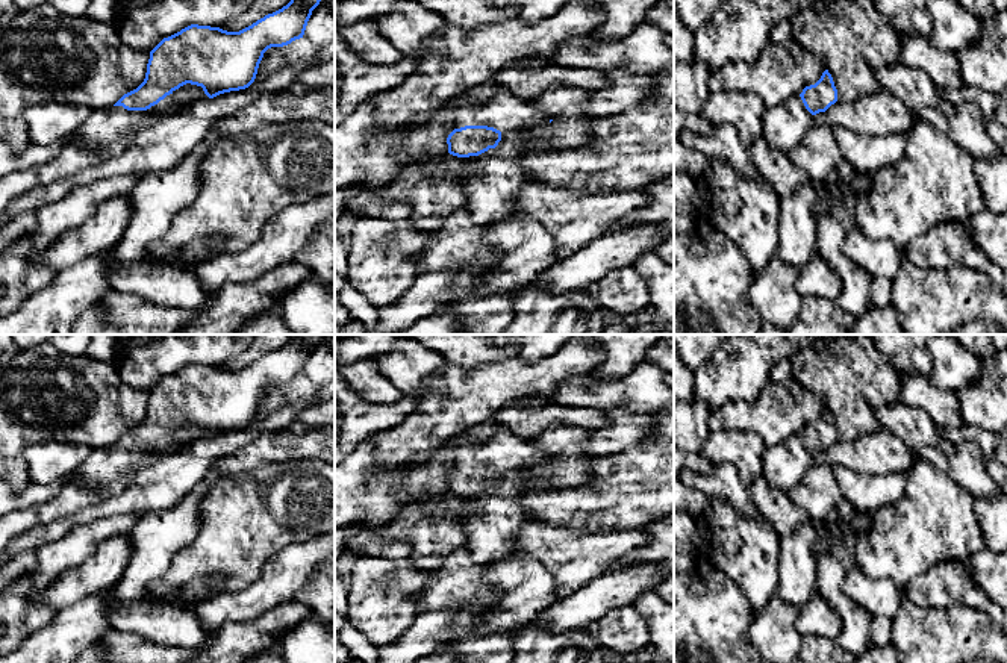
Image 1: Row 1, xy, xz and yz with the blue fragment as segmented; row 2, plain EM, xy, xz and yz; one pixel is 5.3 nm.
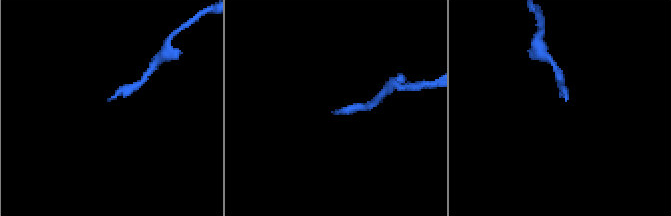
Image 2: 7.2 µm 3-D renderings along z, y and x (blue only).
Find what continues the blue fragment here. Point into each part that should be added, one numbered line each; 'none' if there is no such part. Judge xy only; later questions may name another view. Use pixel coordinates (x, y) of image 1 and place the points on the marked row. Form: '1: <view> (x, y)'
1: xy (112, 129)

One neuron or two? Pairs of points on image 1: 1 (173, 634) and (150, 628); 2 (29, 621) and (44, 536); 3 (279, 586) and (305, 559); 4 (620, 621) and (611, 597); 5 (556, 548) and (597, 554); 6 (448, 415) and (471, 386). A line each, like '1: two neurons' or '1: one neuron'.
1: one neuron
2: two neurons
3: one neuron
4: two neurons
5: one neuron
6: one neuron

